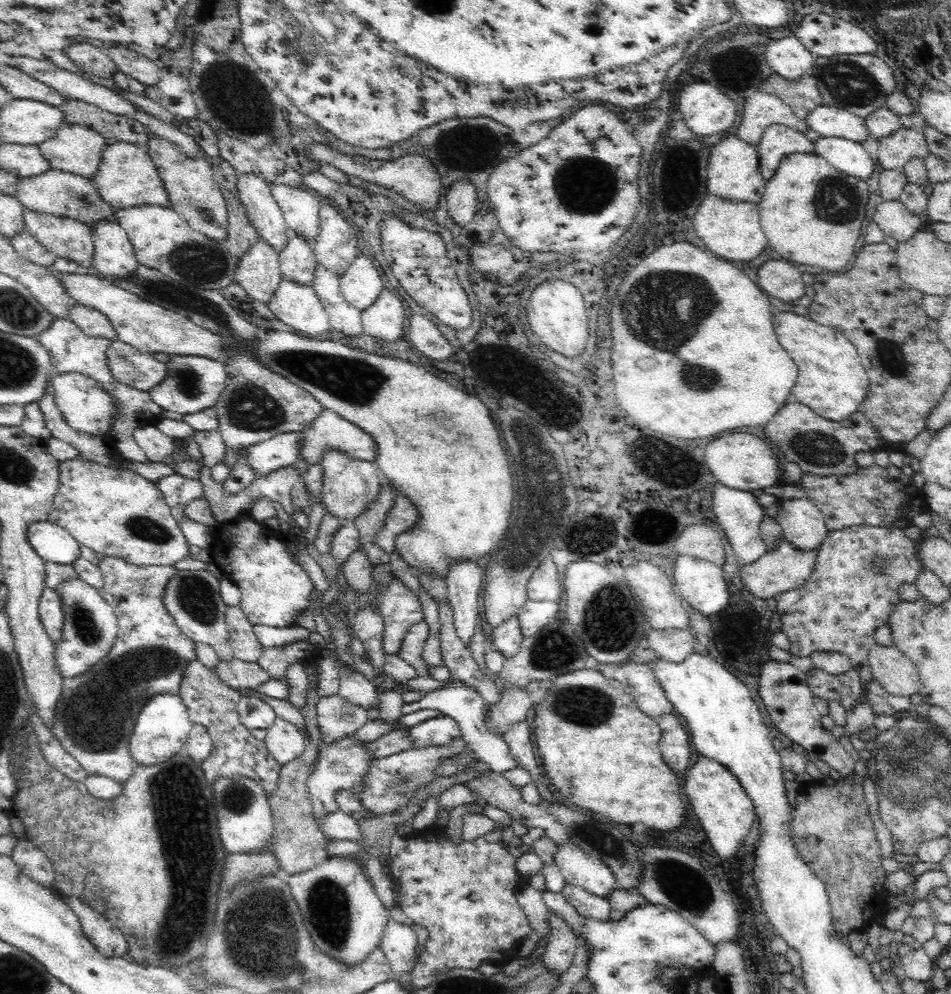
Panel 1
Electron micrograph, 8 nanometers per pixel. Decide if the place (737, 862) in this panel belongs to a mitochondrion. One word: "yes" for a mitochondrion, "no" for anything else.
no

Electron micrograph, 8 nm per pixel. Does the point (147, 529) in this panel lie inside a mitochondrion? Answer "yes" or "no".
yes

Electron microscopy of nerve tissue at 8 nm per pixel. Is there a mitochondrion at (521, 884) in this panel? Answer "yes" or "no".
no

